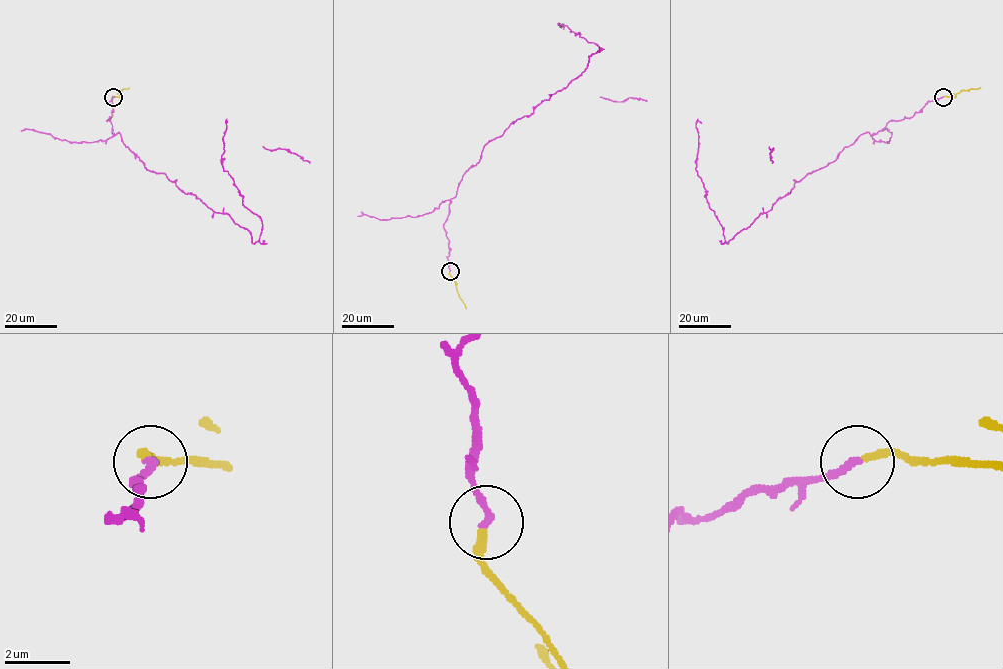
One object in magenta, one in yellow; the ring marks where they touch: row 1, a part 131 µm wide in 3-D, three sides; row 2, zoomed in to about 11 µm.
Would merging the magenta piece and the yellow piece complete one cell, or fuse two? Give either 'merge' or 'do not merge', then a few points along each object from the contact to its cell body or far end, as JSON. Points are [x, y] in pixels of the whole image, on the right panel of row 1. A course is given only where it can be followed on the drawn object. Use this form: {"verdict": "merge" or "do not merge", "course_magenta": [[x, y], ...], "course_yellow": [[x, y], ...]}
{"verdict": "do not merge", "course_magenta": [[943, 97], [876, 134], [861, 134], [727, 243], [695, 169], [695, 124], [701, 123]], "course_yellow": [[943, 96], [955, 97], [963, 90], [980, 87]]}

